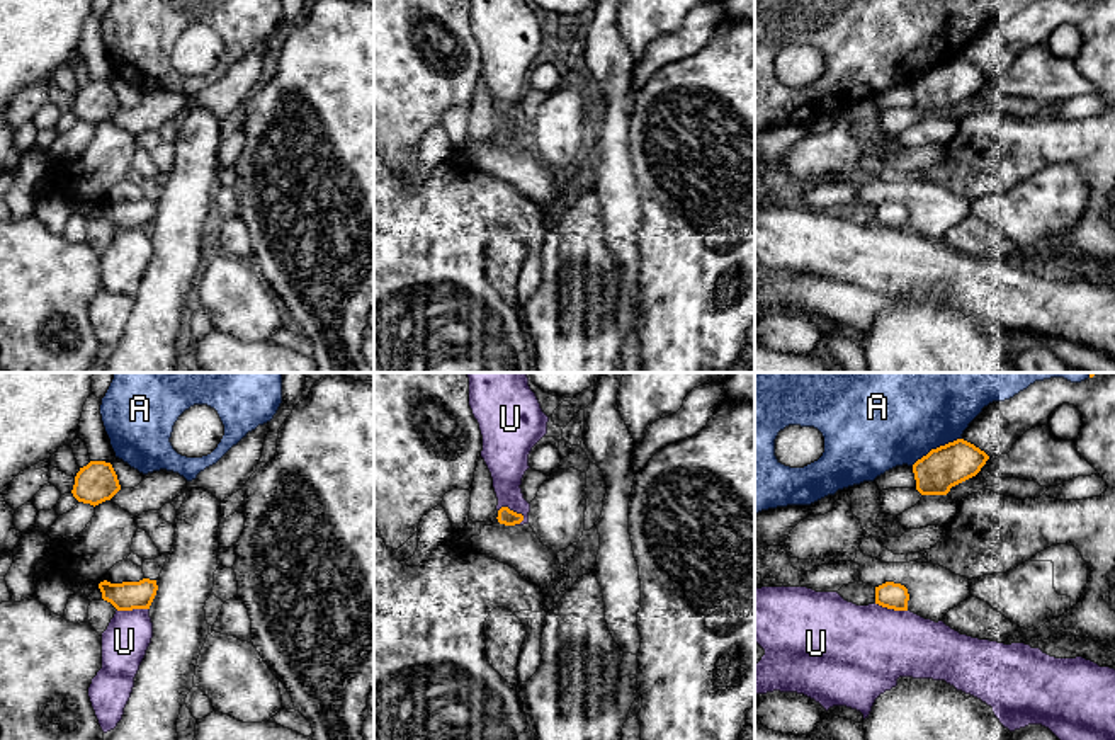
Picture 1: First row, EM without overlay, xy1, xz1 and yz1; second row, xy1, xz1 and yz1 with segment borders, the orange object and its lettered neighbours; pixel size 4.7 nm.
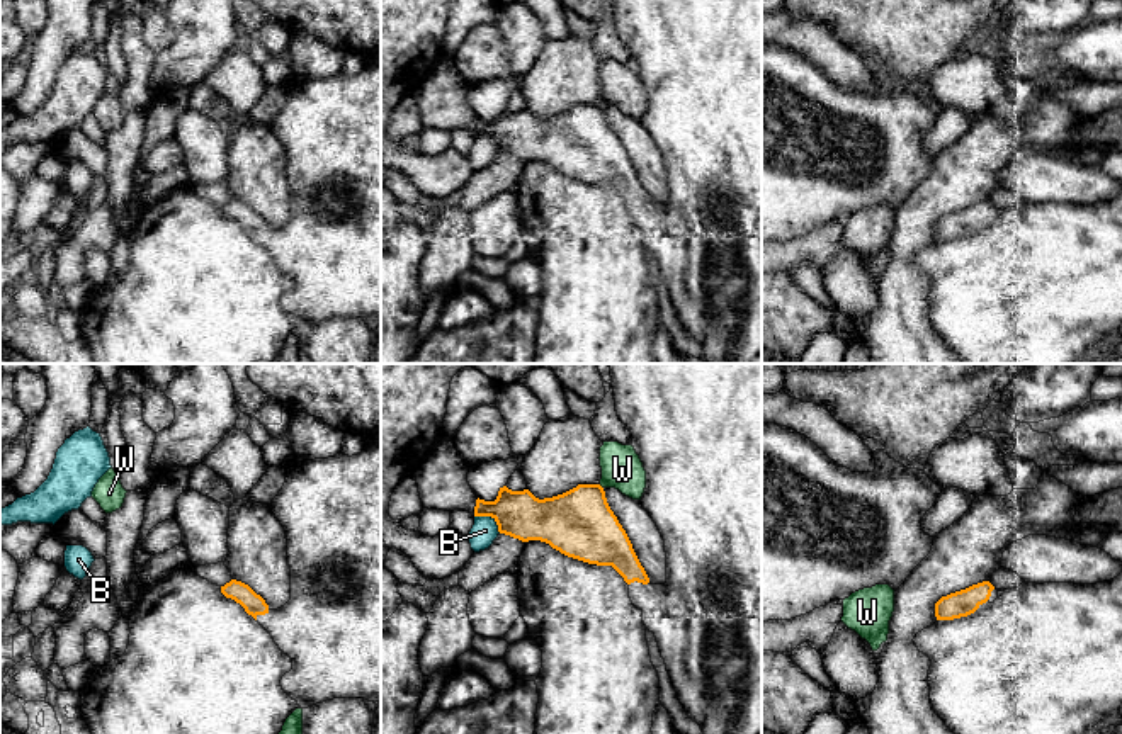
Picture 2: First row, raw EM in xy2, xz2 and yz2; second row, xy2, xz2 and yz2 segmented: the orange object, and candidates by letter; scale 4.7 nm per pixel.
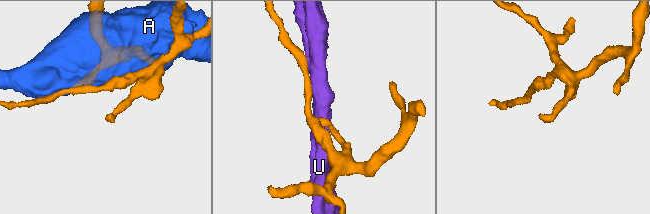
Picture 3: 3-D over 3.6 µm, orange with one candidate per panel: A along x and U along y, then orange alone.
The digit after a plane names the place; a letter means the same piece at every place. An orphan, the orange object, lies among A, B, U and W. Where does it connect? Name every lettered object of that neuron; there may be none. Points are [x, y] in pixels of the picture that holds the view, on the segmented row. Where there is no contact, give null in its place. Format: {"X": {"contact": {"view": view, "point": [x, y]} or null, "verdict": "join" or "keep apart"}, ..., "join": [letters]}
{"A": {"contact": {"view": "yz1", "point": [937, 448]}, "verdict": "keep apart"}, "B": {"contact": {"view": "xz2", "point": [490, 515]}, "verdict": "keep apart"}, "U": {"contact": {"view": "xz1", "point": [512, 511]}, "verdict": "keep apart"}, "W": {"contact": {"view": "xz2", "point": [600, 486]}, "verdict": "keep apart"}, "join": []}

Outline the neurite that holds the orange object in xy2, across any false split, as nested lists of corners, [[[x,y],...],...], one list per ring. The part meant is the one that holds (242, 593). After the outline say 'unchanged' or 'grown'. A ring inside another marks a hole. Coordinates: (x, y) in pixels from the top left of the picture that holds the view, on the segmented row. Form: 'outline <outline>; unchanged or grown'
outline [[[367,443],[357,455],[343,455],[342,452],[328,459],[304,460],[296,459],[286,467],[287,476],[282,489],[272,500],[270,510],[286,530],[287,539],[287,564],[291,569],[291,600],[270,610],[265,600],[257,595],[248,584],[231,579],[221,586],[226,598],[240,603],[274,639],[279,649],[292,659],[292,669],[280,680],[282,690],[298,702],[301,709],[313,707],[333,698],[364,698],[381,702],[381,445]]]; grown

